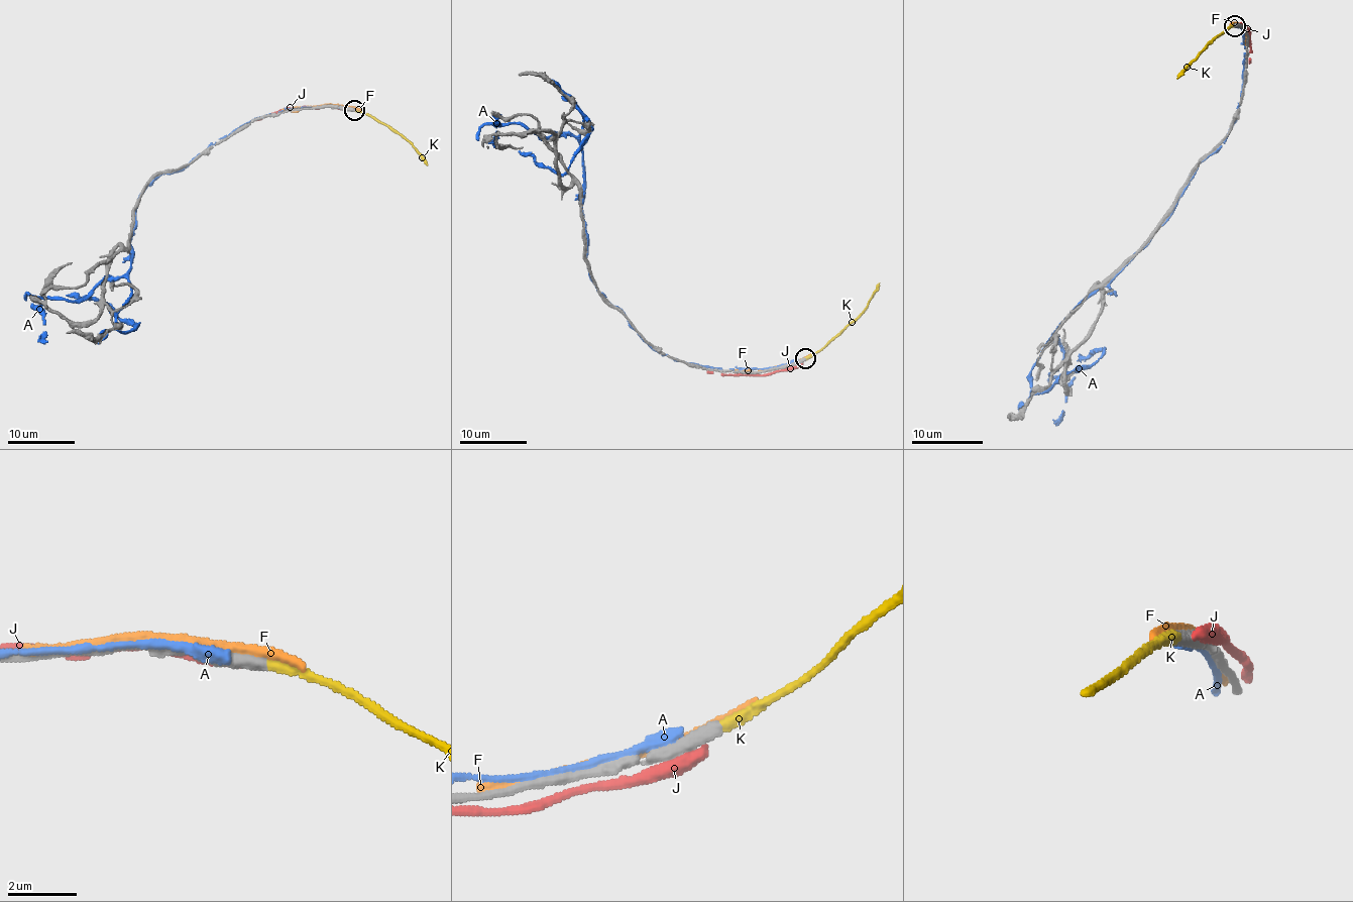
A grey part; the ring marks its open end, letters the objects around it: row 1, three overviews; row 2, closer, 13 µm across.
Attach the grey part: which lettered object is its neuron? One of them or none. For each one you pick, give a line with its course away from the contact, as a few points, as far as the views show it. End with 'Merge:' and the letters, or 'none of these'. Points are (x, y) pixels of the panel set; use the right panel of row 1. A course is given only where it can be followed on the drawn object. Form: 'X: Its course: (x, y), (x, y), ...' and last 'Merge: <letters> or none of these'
K: Its course: (1235, 24), (1225, 28), (1176, 78)
Merge: K

